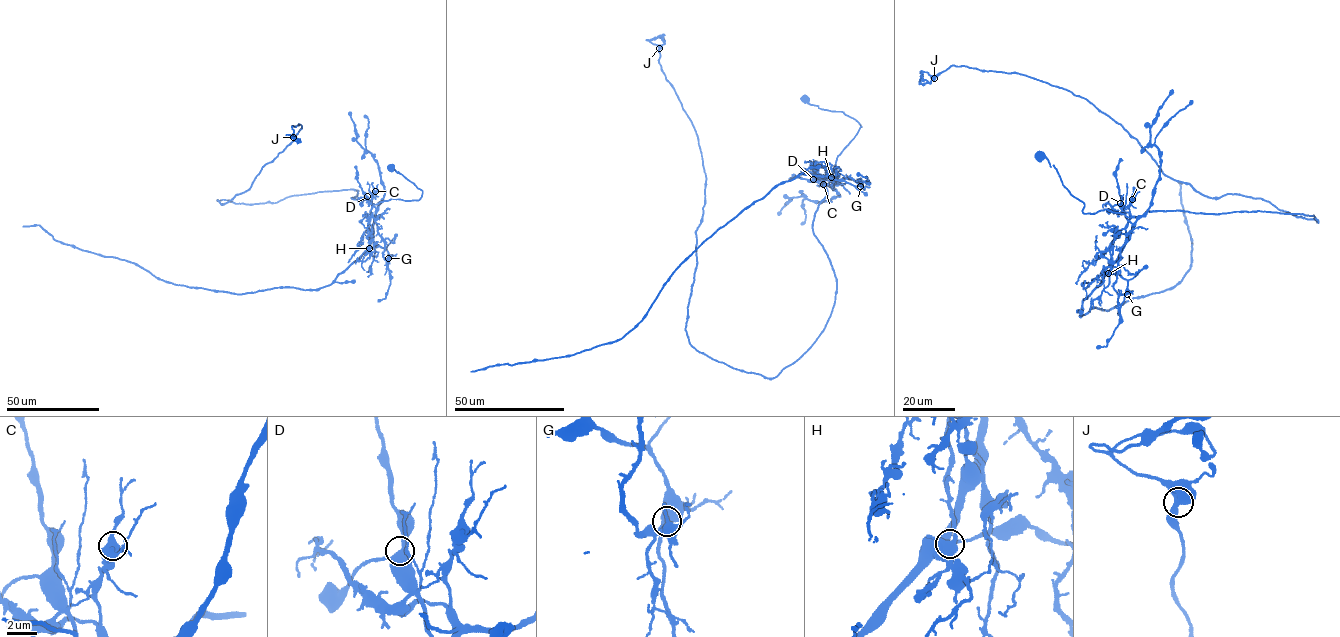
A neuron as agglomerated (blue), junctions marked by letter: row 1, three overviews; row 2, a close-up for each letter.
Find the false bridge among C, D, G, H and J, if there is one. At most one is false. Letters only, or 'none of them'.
G

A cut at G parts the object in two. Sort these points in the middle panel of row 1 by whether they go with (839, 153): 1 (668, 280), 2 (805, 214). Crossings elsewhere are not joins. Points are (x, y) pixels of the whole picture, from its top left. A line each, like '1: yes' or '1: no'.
1: no
2: no

